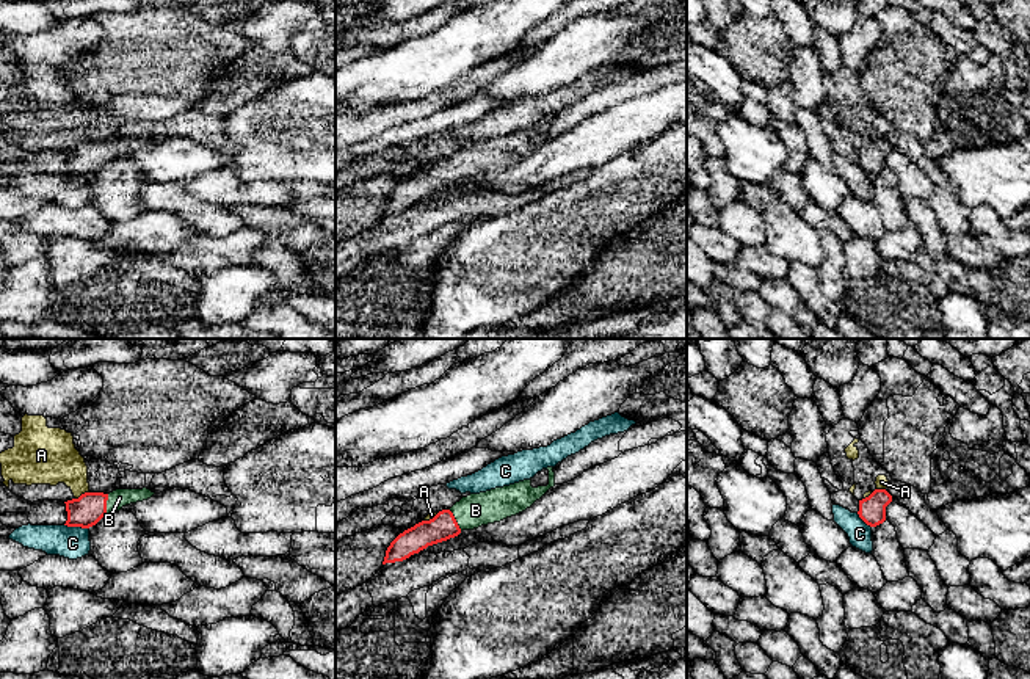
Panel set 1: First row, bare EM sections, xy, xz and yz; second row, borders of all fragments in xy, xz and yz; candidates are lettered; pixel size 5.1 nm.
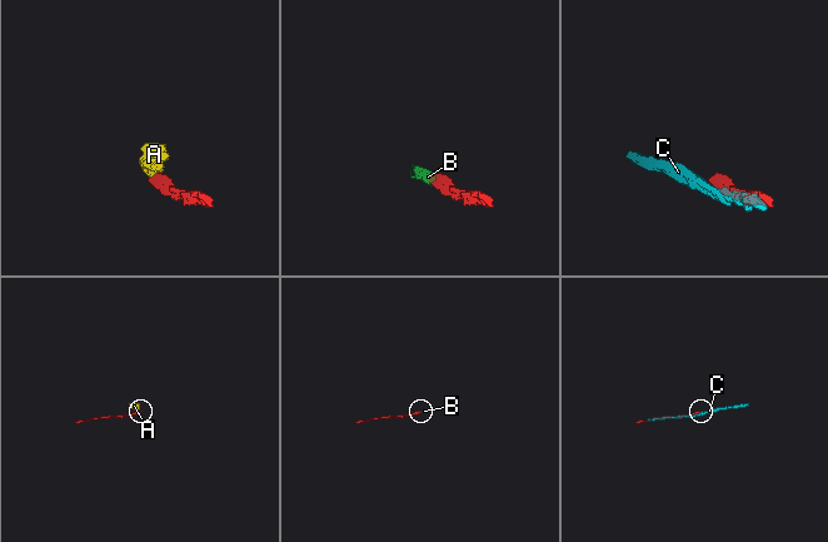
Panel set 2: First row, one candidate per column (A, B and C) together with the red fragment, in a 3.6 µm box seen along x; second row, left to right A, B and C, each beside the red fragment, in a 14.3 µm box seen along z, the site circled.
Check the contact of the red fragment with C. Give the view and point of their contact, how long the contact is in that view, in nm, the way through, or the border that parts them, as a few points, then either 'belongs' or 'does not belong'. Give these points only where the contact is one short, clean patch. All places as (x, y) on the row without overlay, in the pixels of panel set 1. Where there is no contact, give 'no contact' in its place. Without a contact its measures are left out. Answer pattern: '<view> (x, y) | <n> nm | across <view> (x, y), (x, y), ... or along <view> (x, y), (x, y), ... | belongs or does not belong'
xy (76, 174) | 140 nm | does not belong

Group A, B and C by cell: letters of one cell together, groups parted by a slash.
A / B / C

